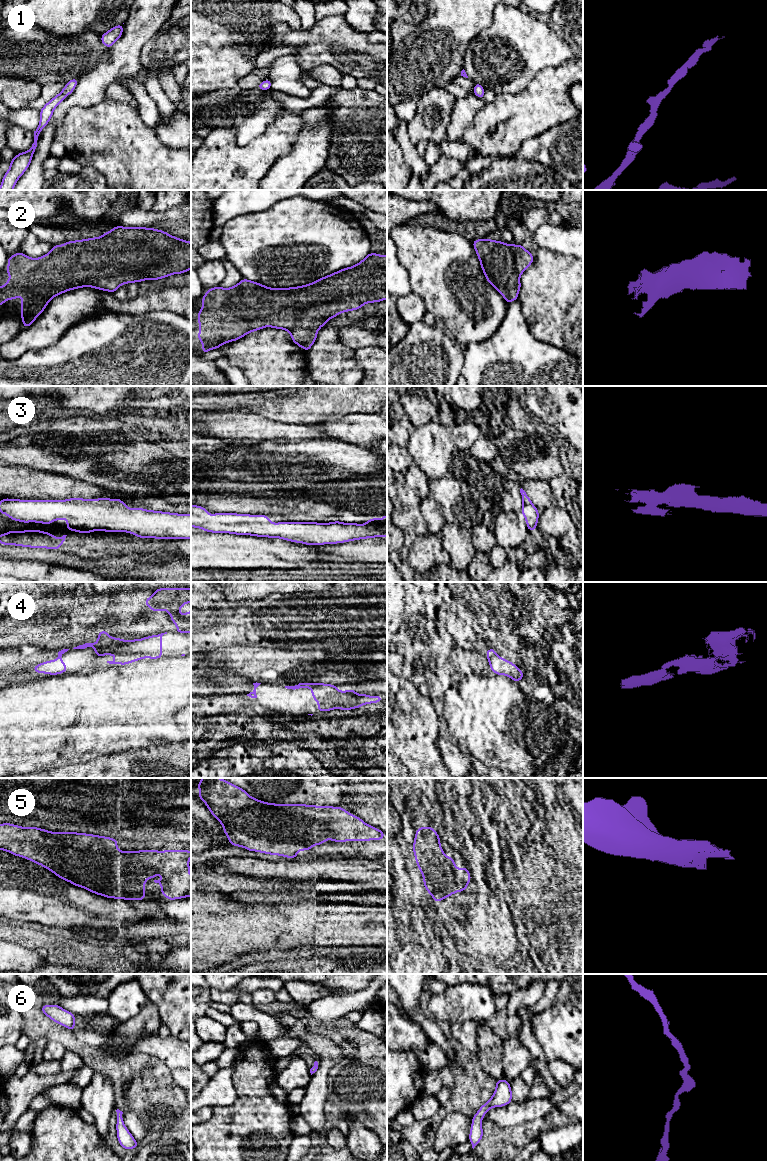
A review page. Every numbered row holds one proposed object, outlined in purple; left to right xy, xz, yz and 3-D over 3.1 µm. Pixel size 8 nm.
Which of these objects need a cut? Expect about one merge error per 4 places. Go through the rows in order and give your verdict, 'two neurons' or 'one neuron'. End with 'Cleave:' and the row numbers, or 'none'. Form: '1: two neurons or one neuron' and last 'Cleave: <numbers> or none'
1: one neuron
2: one neuron
3: one neuron
4: one neuron
5: one neuron
6: one neuron
Cleave: none

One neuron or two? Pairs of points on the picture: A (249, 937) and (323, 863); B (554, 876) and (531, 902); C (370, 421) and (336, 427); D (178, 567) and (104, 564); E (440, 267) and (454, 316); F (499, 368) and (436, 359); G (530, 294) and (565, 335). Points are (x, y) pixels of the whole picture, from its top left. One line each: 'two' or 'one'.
A: two
B: one
C: one
D: one
E: one
F: one
G: one

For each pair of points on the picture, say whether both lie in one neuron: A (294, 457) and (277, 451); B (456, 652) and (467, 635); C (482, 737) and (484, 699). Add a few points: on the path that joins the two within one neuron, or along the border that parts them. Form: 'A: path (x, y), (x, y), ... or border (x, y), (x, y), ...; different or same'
A: path (290, 457), (283, 457), (281, 455); same
B: border (455, 645), (467, 650); different
C: path (484, 728), (484, 708); same

